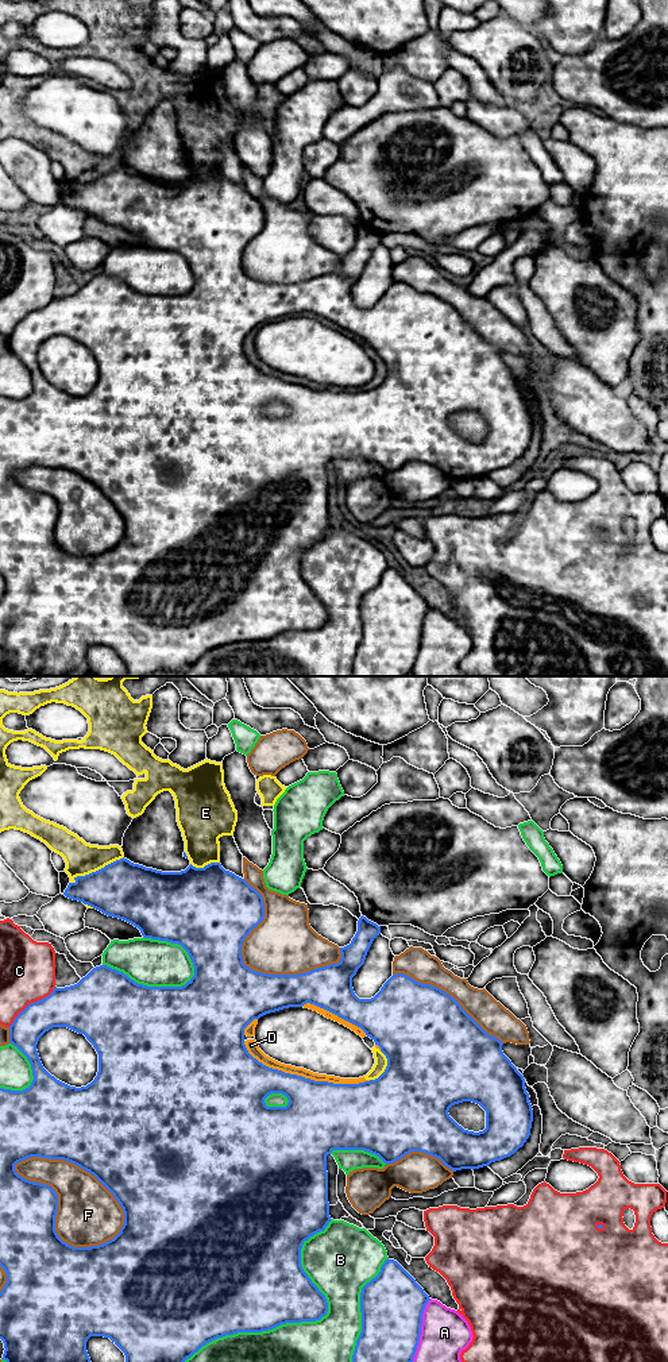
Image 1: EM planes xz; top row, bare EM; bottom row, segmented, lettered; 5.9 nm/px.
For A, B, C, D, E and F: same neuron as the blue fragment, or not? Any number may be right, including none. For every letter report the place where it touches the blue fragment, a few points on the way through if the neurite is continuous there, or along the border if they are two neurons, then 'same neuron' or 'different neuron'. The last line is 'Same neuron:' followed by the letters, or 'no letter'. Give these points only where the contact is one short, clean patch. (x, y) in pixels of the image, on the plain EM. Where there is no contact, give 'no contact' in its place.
A: contact xz (420, 640); different neuron
B: contact xz (302, 629); different neuron
C: contact xz (31, 312); different neuron
D: contact xz (304, 386); different neuron
E: contact xz (96, 180); different neuron
F: contact xz (81, 477); different neuron
Same neuron: no letter

